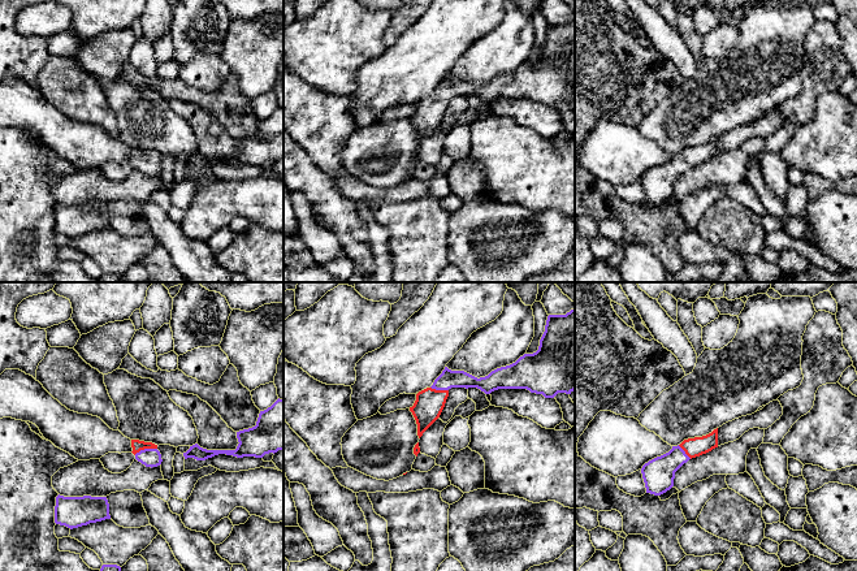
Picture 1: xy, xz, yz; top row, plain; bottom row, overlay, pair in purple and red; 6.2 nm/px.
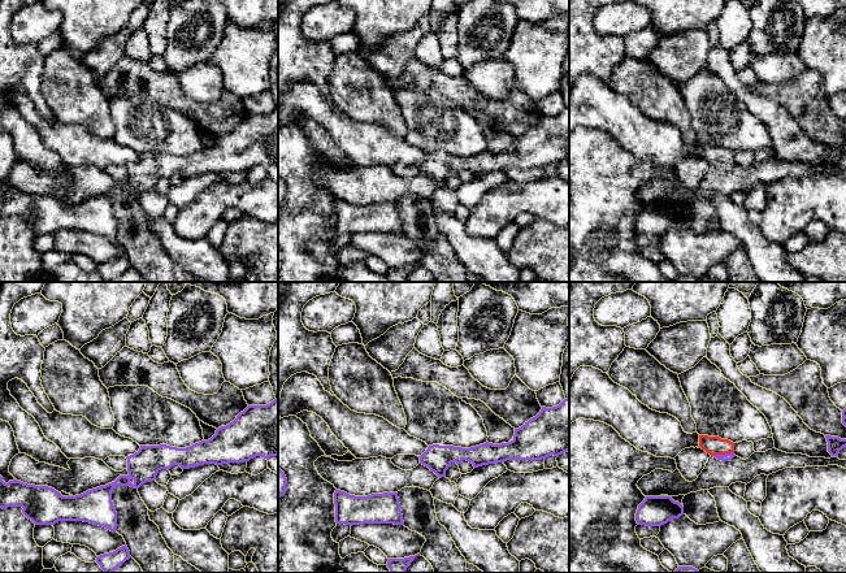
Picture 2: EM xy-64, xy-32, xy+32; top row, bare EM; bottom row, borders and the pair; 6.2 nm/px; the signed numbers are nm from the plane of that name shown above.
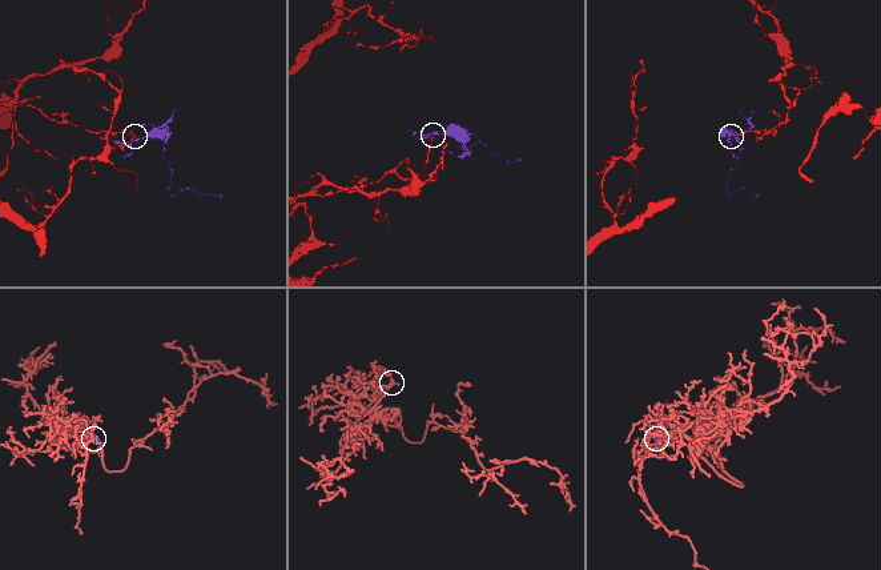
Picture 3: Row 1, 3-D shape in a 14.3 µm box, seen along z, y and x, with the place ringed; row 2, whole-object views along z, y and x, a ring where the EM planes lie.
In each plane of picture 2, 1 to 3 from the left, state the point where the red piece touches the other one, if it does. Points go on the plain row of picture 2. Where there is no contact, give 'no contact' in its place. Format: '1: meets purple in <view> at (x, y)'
1: no contact
2: no contact
3: meets purple in xy+32 at (723, 164)

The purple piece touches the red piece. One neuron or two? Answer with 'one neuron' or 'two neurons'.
one neuron

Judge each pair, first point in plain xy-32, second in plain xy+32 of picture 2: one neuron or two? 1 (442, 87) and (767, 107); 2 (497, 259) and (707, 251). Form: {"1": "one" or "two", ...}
{"1": "two", "2": "two"}

